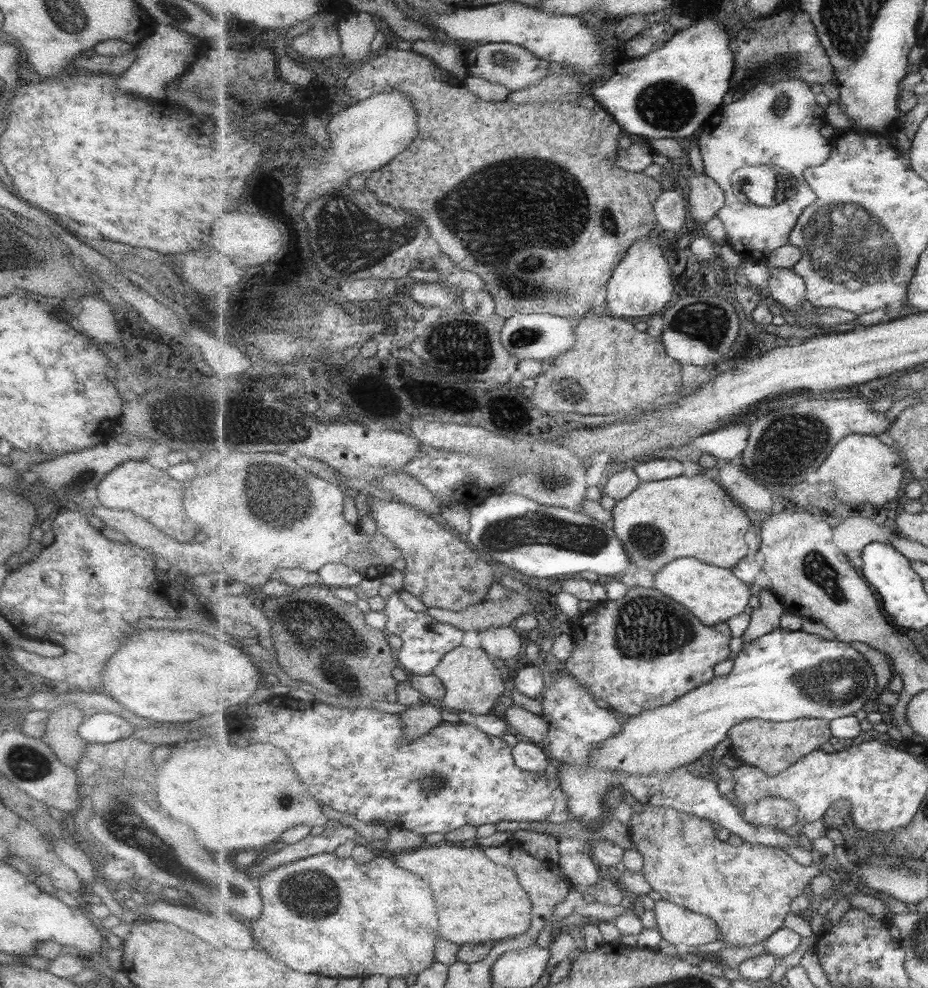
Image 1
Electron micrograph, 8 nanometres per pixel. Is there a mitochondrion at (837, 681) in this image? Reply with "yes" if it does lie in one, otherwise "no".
yes

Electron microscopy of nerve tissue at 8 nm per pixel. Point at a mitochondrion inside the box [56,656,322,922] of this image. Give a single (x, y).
(132, 828)

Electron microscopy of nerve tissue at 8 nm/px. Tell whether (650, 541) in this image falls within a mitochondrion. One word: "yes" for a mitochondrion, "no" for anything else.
yes

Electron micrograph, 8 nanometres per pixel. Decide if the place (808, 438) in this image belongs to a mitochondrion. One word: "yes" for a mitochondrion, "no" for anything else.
yes

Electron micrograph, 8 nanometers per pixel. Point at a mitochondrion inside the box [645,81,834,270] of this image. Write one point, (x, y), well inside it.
(780, 103)

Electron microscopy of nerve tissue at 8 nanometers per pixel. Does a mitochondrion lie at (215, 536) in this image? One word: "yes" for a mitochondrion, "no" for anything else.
no

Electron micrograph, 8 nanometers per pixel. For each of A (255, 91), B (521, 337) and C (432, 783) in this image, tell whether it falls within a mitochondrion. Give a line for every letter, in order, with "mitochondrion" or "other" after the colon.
A: mitochondrion
B: mitochondrion
C: mitochondrion

